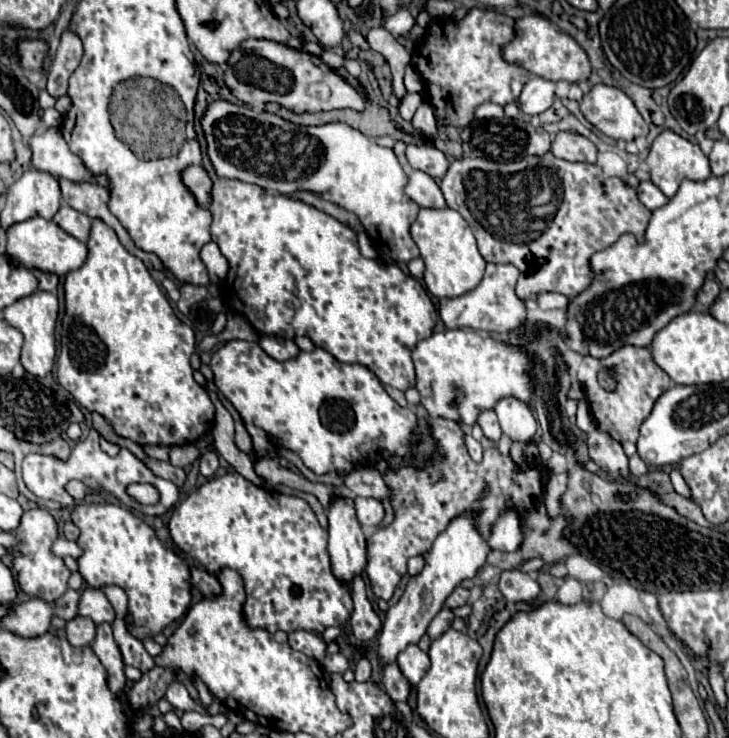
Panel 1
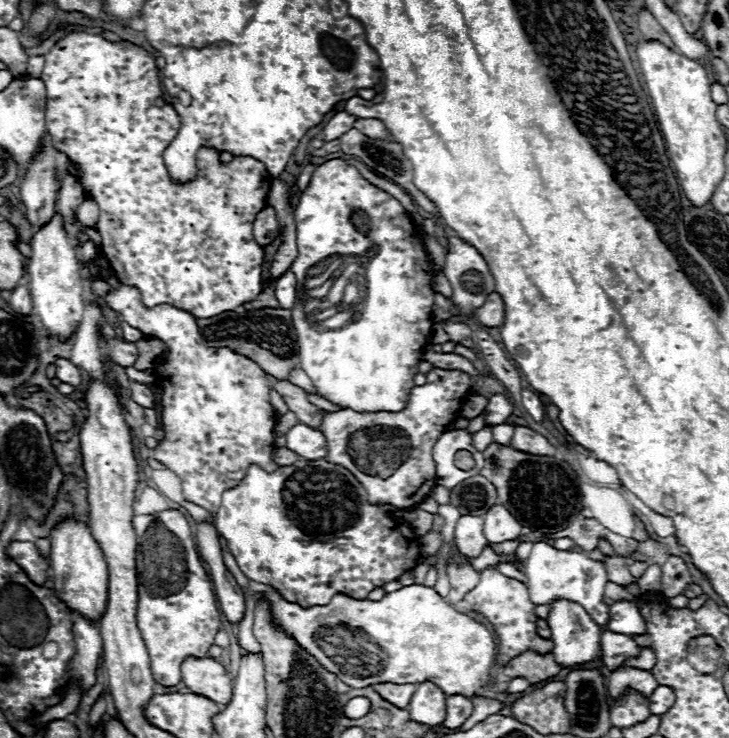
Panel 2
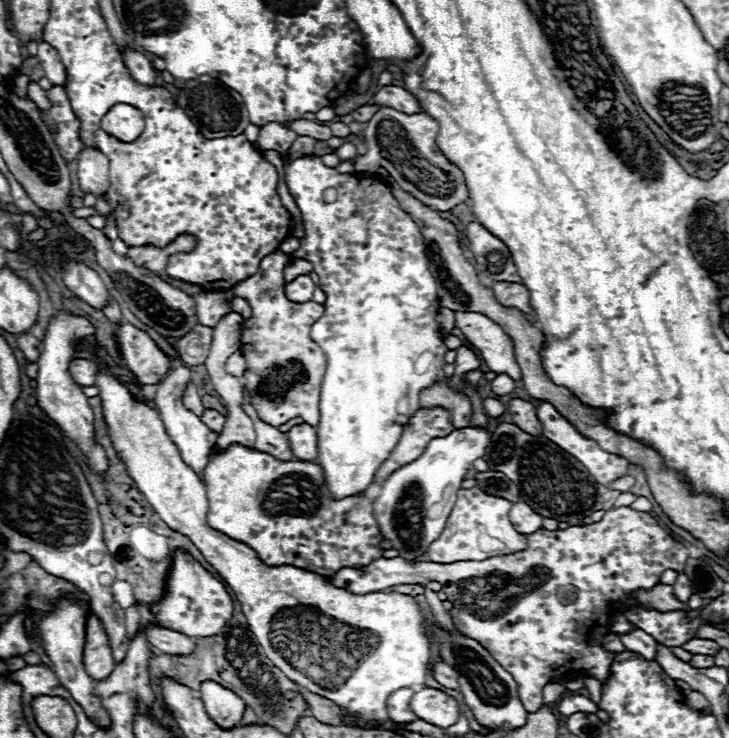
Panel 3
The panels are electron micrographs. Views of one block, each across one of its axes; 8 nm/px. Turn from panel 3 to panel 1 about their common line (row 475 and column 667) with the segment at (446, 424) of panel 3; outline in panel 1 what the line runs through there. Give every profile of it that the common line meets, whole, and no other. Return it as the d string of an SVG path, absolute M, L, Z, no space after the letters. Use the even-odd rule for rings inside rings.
M622 346L608 358L584 356L582 366L578 368L578 382L584 386L596 426L618 442L636 442L640 424L648 418L660 394L674 386L674 382L654 364L650 350L644 346Z

